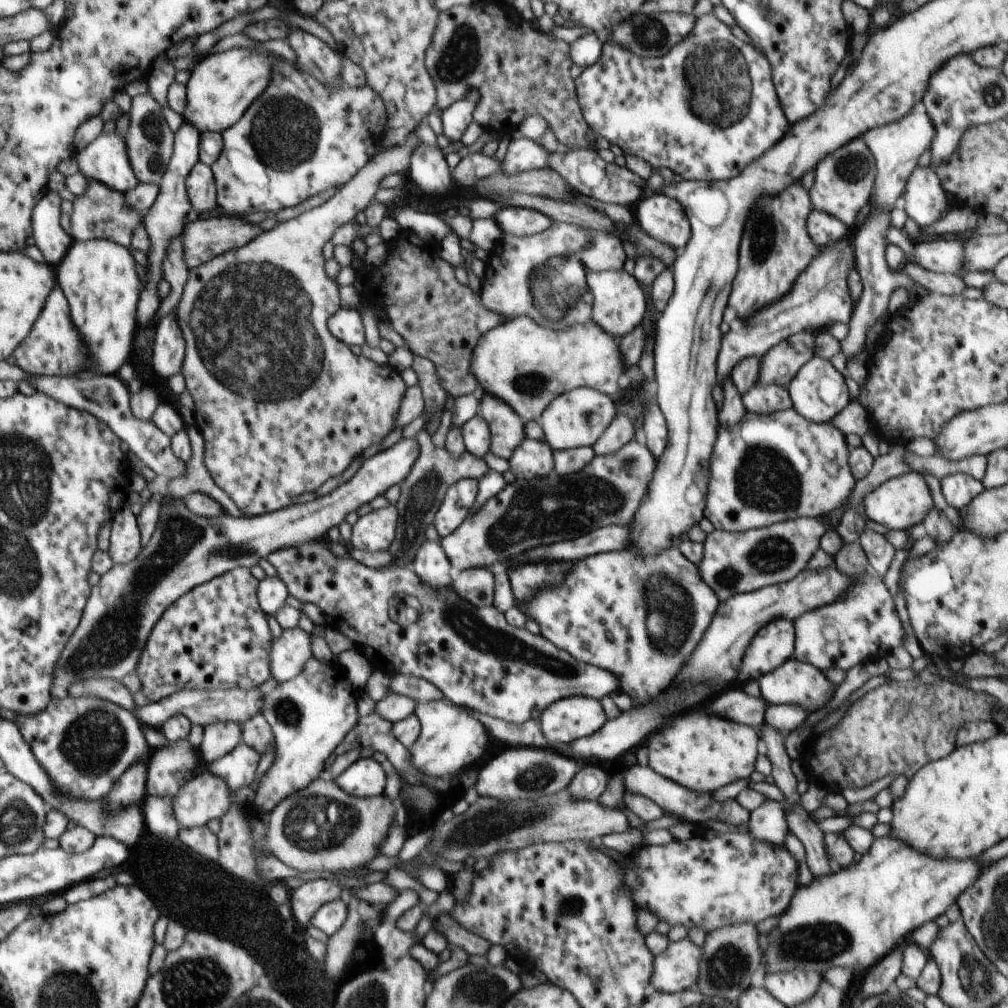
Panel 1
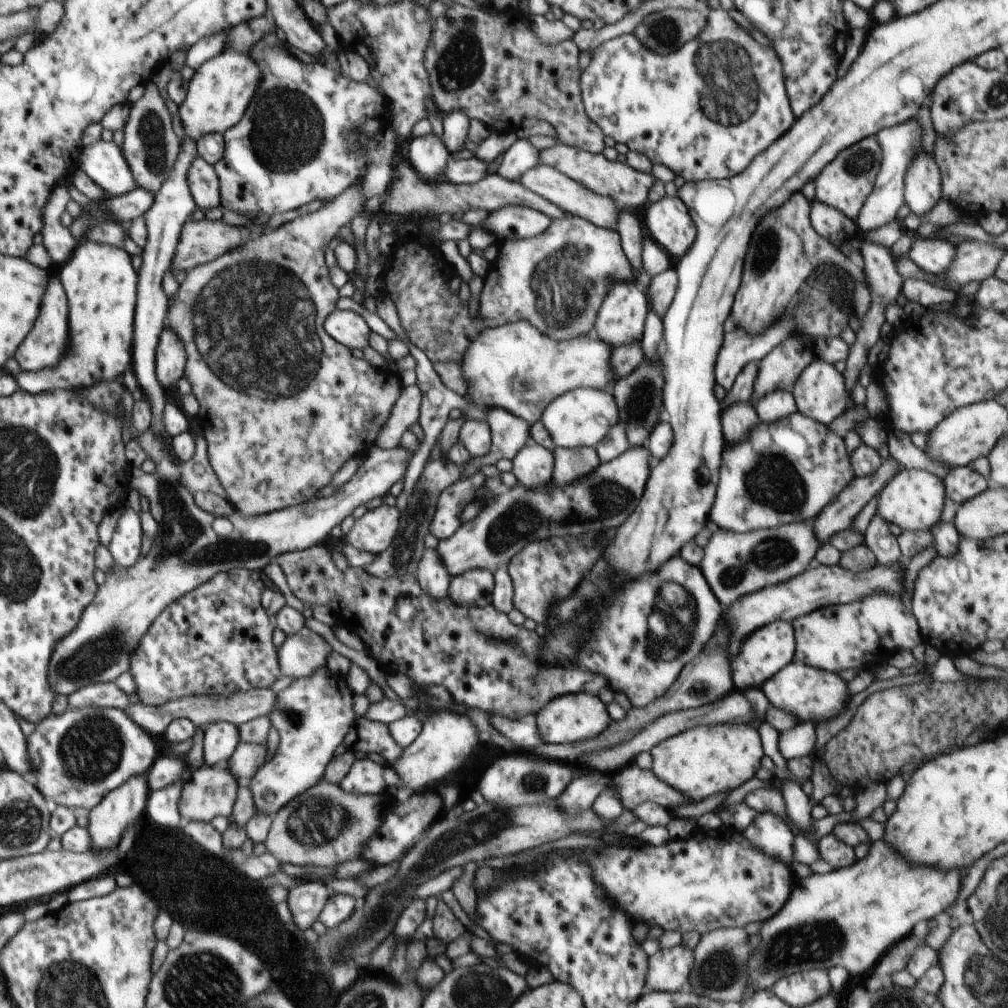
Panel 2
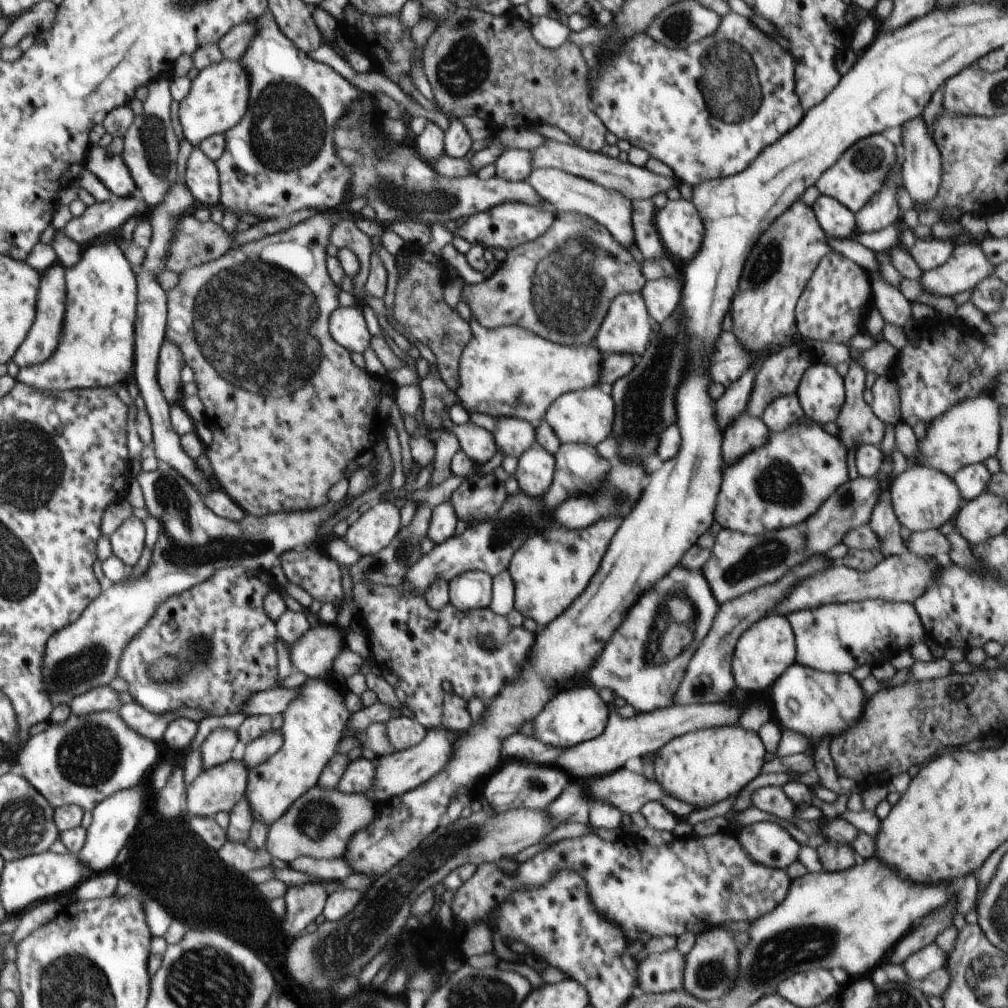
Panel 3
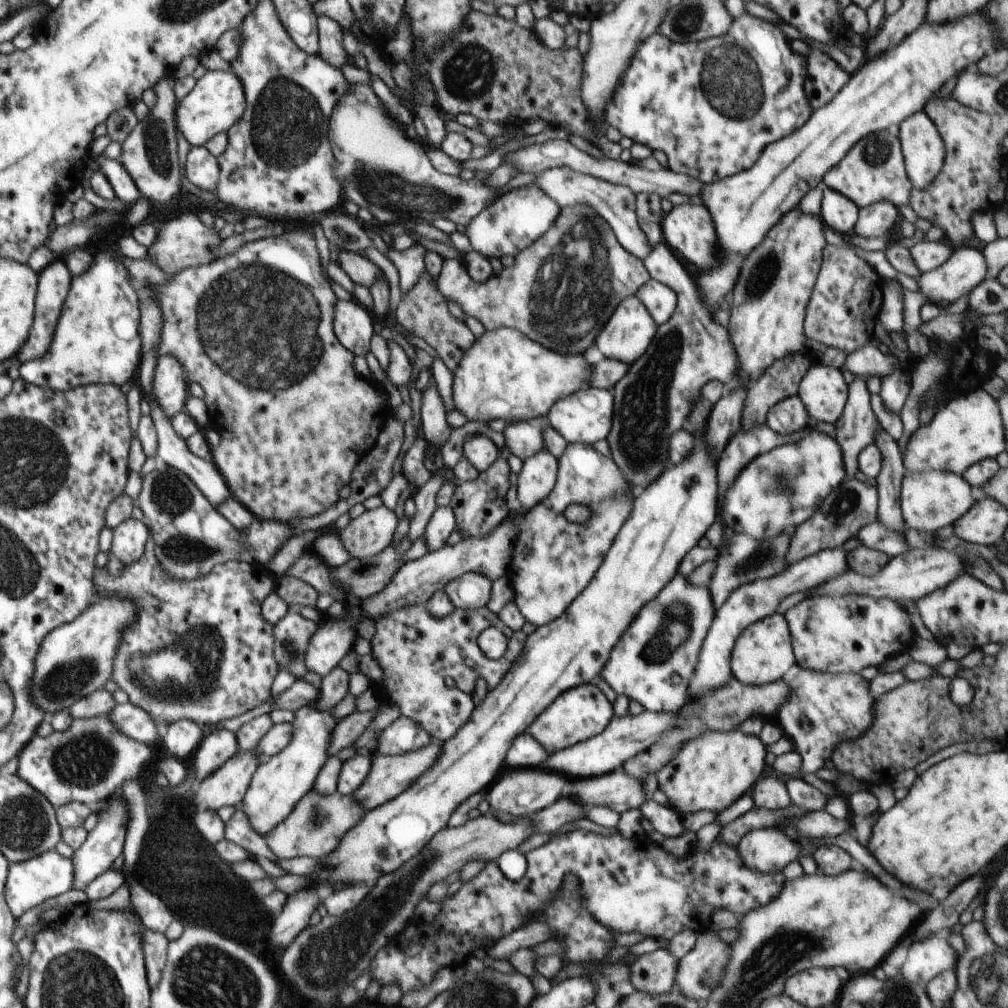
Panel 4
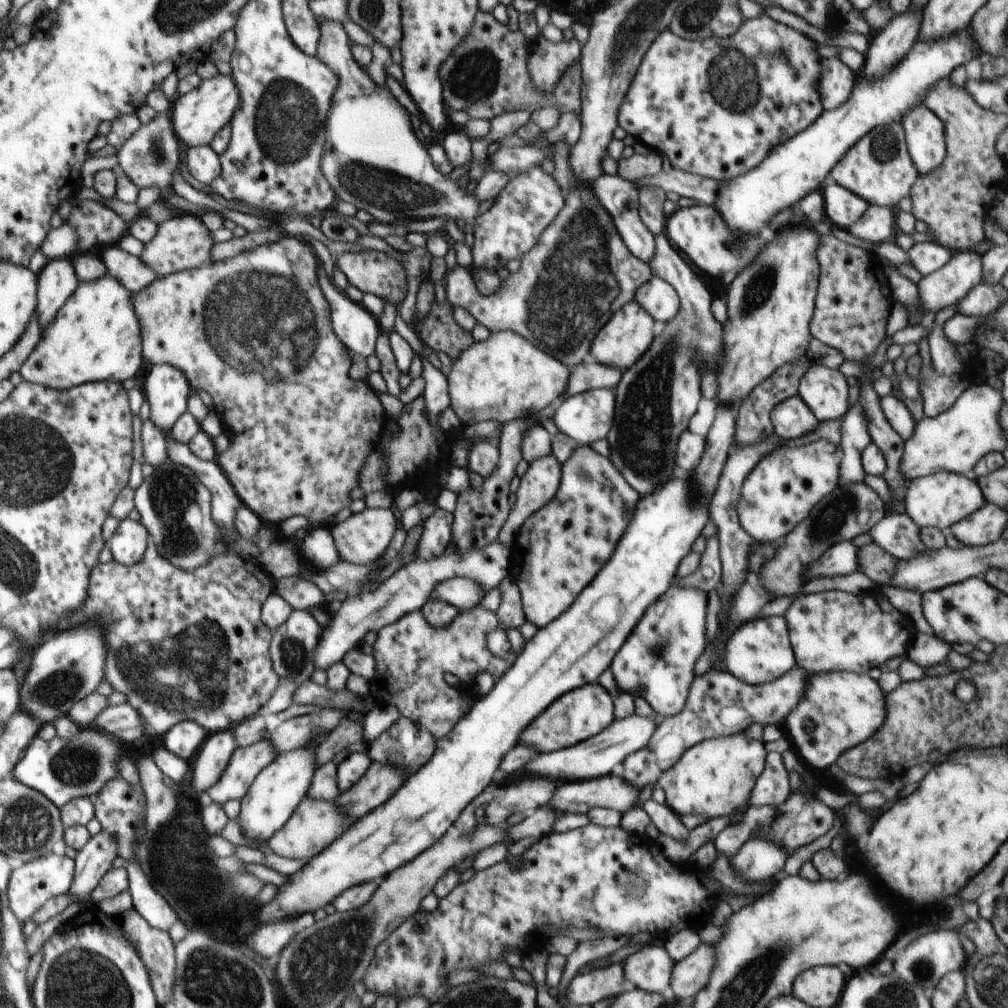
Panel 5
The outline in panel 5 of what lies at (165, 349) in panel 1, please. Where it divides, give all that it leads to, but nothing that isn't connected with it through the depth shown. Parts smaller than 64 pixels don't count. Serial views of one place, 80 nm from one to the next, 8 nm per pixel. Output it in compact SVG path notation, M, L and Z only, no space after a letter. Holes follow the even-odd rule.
M154 364L145 379L144 392L150 403L149 420L162 433L171 432L174 422L187 412L187 401L193 391L183 372L170 364Z

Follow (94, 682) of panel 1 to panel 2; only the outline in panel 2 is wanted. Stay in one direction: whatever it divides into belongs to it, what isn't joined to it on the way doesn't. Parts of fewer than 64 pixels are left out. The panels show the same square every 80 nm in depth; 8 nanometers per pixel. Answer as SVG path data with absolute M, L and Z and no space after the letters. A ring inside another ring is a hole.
M101 682L82 687L68 696L67 700L69 706L75 709L94 706L123 711L130 704L128 694L120 690L114 682Z

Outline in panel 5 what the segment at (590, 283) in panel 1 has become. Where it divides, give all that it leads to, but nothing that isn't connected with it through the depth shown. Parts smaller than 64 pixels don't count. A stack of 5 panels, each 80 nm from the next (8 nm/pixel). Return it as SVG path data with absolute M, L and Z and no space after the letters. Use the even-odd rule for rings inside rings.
M636 300L626 302L622 308L618 308L611 318L595 337L590 352L594 358L606 366L620 368L623 372L630 369L650 348L654 341L652 328L654 326L652 316L638 306Z

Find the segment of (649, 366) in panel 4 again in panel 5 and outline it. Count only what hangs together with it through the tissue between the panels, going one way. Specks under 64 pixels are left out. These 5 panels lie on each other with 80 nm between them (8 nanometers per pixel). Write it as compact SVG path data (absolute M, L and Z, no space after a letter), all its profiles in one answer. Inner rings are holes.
M664 232L655 237L655 252L656 254L654 254L654 258L652 258L652 262L650 262L648 266L650 266L651 272L654 276L662 278L665 282L668 282L674 290L676 290L676 294L678 294L678 298L680 300L680 307L676 316L666 324L660 335L654 338L648 351L633 366L630 366L629 370L623 372L620 383L614 390L616 410L614 410L612 429L606 438L610 446L609 460L614 464L614 466L616 466L616 468L618 468L618 472L622 474L622 477L626 478L626 482L628 482L636 492L640 492L640 496L652 494L658 486L662 486L662 484L666 484L670 478L674 478L674 468L676 468L676 442L678 442L678 436L688 428L688 420L694 416L694 406L696 406L696 404L700 402L700 398L702 398L702 394L700 394L700 368L698 368L696 364L700 362L704 368L716 368L716 366L718 366L718 358L720 358L718 354L722 352L722 326L720 326L720 324L714 320L714 316L712 316L712 310L710 310L712 296L710 296L710 292L708 292L708 288L706 288L704 282L702 282L702 280L698 278L698 274L688 266L688 262L686 262L686 260L684 260L676 250L674 250Z

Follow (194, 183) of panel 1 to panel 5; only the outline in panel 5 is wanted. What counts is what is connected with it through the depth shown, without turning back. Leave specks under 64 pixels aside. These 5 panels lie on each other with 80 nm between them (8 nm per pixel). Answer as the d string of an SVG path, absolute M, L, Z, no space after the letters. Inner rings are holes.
M209 145L188 148L186 166L192 177L206 185L210 185L221 174L219 155Z

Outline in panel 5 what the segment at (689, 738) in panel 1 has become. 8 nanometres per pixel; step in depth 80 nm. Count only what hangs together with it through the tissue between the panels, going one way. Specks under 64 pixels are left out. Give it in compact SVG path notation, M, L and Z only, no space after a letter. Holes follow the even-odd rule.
M743 733L731 736L702 740L694 744L658 780L660 788L666 793L666 803L674 813L683 817L688 814L707 816L708 819L731 816L738 808L747 808L757 779L764 771L767 751L765 743L747 738Z

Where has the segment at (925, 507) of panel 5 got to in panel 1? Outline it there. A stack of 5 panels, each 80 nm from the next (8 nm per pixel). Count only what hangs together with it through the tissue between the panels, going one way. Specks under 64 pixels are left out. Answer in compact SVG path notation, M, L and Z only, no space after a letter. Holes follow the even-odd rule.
M908 471L887 480L875 488L863 499L869 520L887 526L892 531L908 530L915 524L920 524L926 518L929 510L934 507L930 488L922 473Z

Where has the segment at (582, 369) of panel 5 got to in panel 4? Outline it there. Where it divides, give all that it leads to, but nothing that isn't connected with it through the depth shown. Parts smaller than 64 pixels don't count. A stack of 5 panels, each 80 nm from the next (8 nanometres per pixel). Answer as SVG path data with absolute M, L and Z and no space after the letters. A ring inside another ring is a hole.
M595 347L589 349L586 353L586 362L592 368L592 378L587 386L598 389L612 391L613 387L626 376L630 365L620 360L606 358Z

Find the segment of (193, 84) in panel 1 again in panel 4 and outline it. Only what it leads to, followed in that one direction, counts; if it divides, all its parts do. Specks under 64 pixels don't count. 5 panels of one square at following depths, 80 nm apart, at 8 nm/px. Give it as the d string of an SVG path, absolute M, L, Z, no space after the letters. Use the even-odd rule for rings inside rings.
M233 69L210 70L197 80L192 91L177 104L175 124L192 147L206 145L216 134L227 132L246 110L244 86Z

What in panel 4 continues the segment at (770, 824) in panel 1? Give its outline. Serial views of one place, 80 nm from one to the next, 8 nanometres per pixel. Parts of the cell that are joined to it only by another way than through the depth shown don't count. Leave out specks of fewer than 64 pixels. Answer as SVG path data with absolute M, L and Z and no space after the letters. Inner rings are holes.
M768 826L744 834L737 849L748 869L768 874L780 873L789 862L800 858L801 845L788 838L780 827Z

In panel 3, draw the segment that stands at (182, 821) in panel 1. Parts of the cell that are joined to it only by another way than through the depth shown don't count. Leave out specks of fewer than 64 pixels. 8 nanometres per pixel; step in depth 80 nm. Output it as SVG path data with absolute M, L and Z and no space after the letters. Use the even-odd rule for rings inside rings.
M230 759L218 766L204 769L194 782L186 788L185 815L188 817L214 817L222 810L230 812L236 803L245 796L249 770L250 768L245 765L242 759Z

